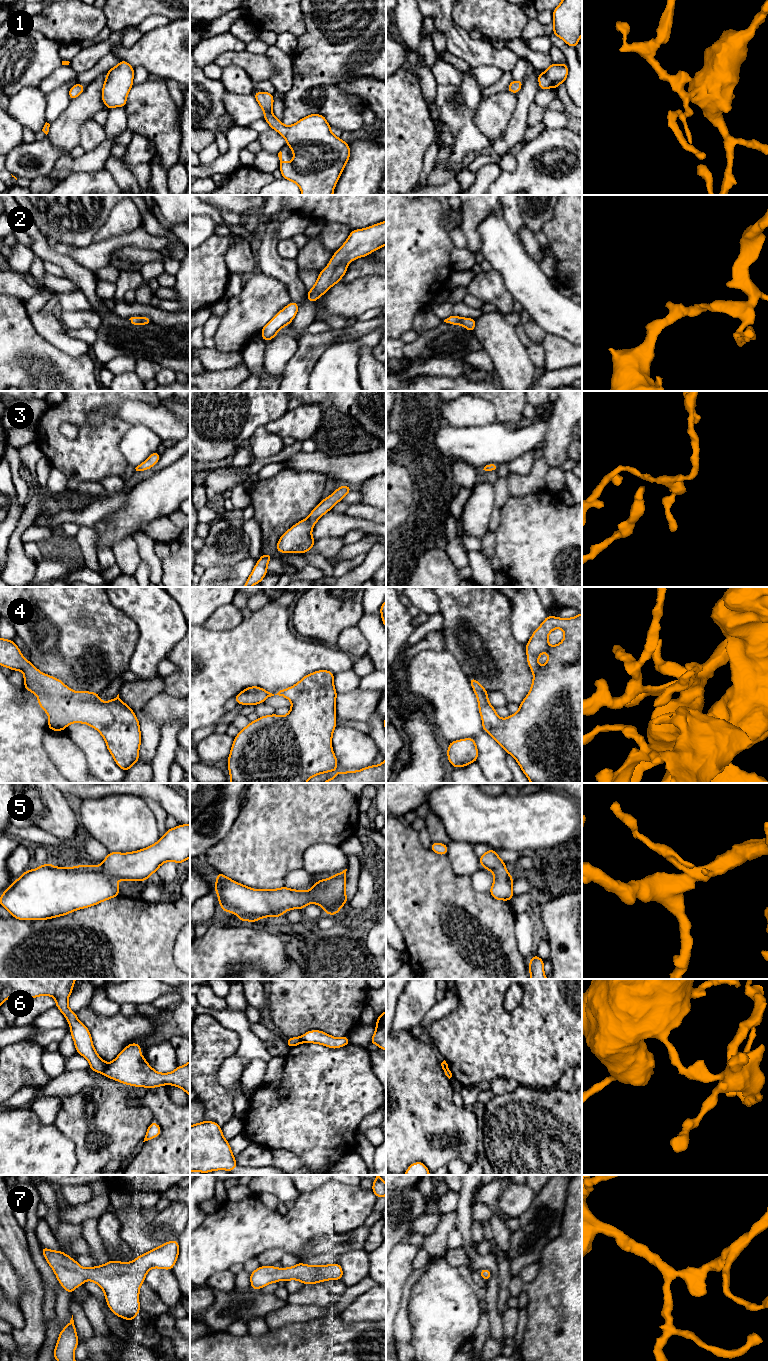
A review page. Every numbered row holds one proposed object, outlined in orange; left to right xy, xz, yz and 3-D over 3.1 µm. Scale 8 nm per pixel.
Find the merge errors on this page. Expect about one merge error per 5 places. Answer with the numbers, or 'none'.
6

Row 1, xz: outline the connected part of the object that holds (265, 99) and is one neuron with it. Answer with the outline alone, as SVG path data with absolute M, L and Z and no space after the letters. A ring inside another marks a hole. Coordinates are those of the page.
M259 91L253 96L264 111L264 120L286 139L286 145L292 149L294 159L291 162L283 162L282 152L278 153L282 177L295 182L302 195L333 195L334 188L350 158L349 144L332 134L325 116L310 114L295 124L286 126L272 113L274 103L272 93Z

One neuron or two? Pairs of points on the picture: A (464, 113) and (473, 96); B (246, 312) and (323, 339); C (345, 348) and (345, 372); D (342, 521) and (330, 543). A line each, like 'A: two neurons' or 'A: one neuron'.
A: one neuron
B: two neurons
C: one neuron
D: two neurons

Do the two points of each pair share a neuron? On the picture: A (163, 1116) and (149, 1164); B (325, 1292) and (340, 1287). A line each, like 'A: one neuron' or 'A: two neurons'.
A: one neuron
B: one neuron

